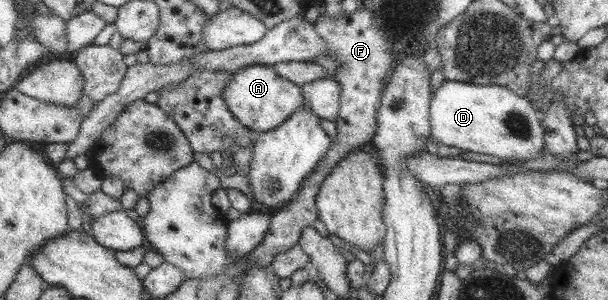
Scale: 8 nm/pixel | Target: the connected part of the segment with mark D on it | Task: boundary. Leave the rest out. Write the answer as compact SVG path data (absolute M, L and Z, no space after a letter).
M444 80L436 89L429 103L429 124L431 139L445 146L457 147L464 152L484 153L499 158L515 157L521 160L537 159L538 152L545 145L545 130L541 127L540 112L533 108L530 99L518 96L506 87L482 85Z

